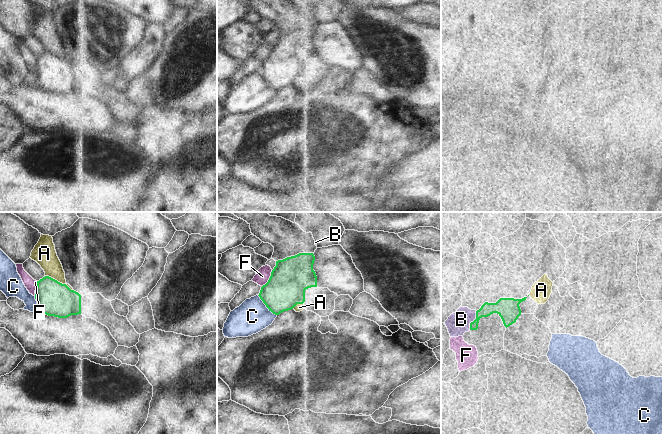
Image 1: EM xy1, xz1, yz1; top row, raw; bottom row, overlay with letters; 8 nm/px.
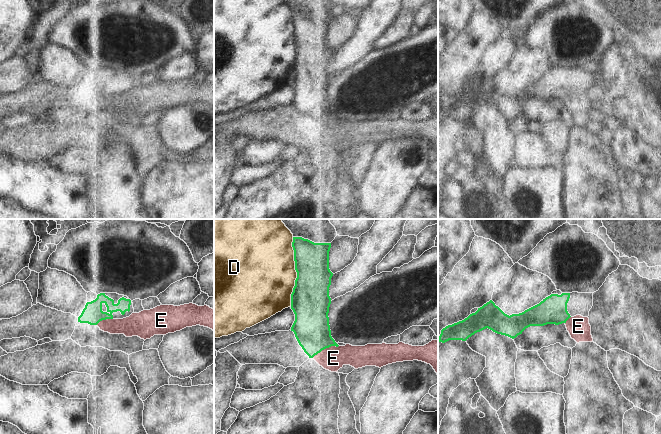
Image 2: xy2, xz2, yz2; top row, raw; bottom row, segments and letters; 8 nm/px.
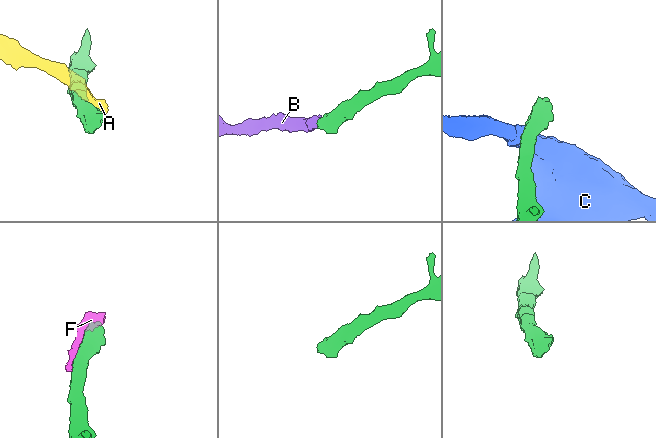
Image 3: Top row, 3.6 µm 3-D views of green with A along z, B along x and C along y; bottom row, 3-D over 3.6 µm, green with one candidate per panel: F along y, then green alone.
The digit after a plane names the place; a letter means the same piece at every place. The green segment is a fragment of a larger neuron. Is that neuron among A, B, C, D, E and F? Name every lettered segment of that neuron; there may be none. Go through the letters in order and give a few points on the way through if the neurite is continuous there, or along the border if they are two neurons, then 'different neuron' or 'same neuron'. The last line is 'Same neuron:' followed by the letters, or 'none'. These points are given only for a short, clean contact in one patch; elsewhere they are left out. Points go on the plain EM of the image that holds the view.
A: different neuron
B: same neuron
C: border xz1 (257, 71), (276, 91); different neuron
D: different neuron
E: different neuron
F: different neuron
Same neuron: B

